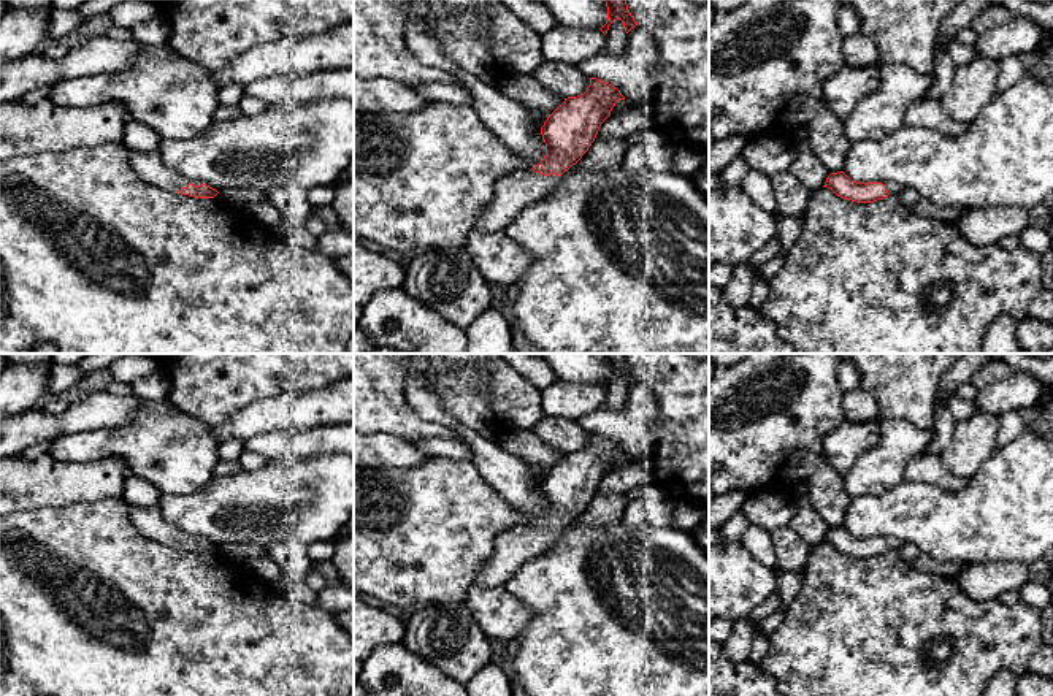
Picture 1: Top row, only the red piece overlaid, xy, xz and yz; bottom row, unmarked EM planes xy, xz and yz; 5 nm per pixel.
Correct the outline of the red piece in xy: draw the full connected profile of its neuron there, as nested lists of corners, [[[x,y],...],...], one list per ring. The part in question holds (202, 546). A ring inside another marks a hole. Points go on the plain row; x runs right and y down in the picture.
[[[128,504],[128,514],[138,531],[152,541],[195,553],[214,553],[219,547],[198,536],[187,536],[168,523],[159,506],[140,507]]]

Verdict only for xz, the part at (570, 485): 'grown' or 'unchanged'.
grown

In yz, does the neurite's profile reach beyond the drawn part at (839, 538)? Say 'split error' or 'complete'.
split error

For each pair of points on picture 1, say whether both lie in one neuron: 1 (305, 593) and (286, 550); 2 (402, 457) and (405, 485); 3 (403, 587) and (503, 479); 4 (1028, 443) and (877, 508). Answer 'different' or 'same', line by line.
1: same
2: different
3: different
4: same

